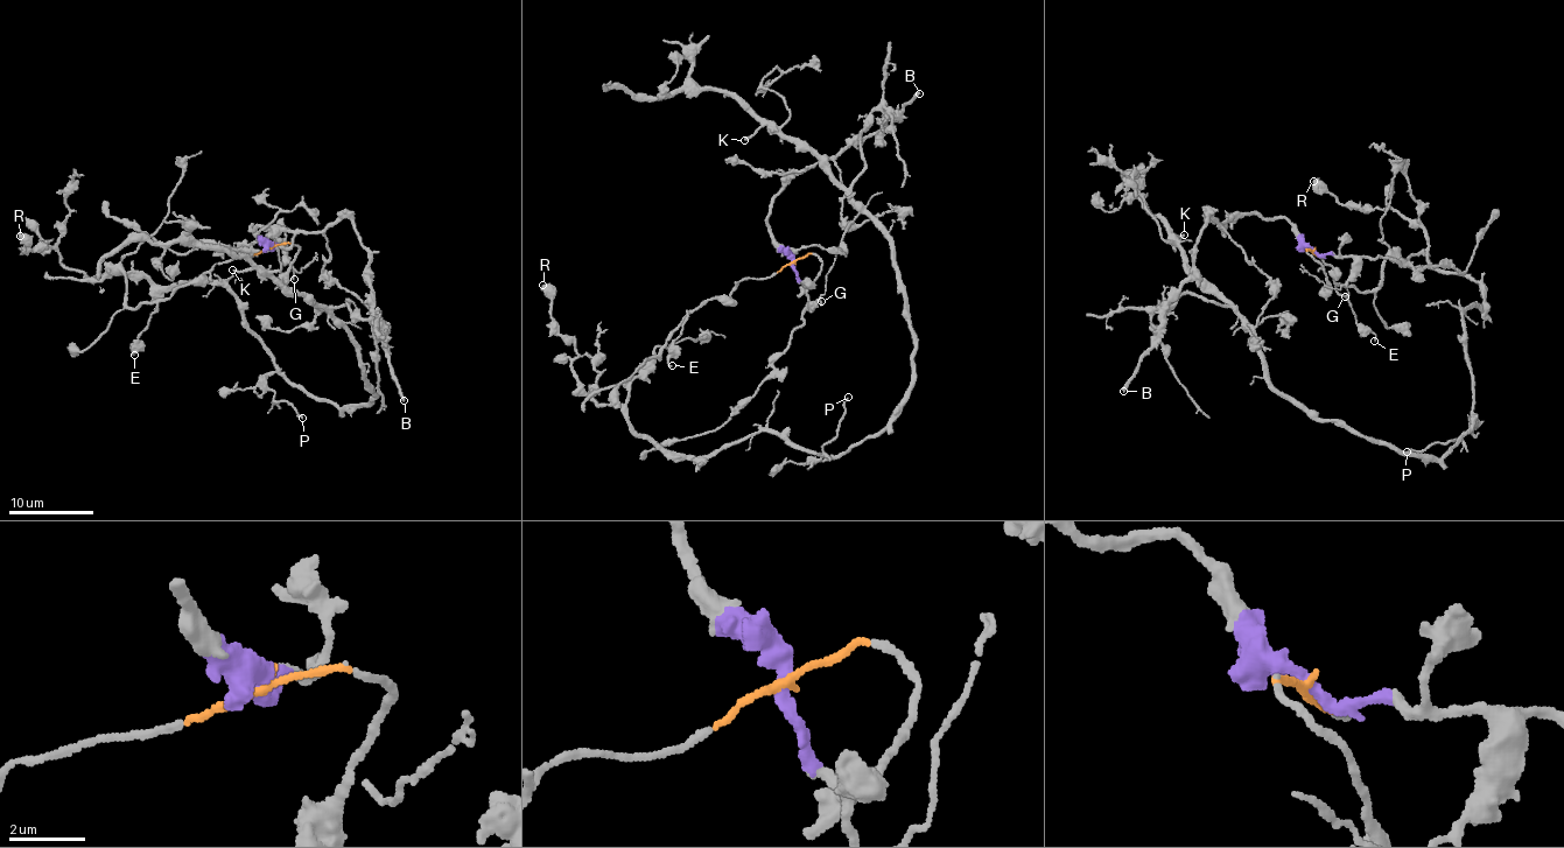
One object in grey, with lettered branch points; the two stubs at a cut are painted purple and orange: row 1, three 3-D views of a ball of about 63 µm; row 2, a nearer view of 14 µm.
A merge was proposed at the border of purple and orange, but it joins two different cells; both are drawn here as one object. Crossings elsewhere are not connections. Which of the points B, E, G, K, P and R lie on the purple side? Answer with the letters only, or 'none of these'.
B, G

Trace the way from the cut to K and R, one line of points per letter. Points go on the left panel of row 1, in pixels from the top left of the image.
K: (269, 246), (133, 309), (123, 272), (89, 277), (219, 285), (289, 379), (374, 399), (348, 326), (233, 271)
R: (269, 246), (133, 309), (123, 272), (96, 281), (67, 268), (48, 242), (26, 252), (20, 236)

